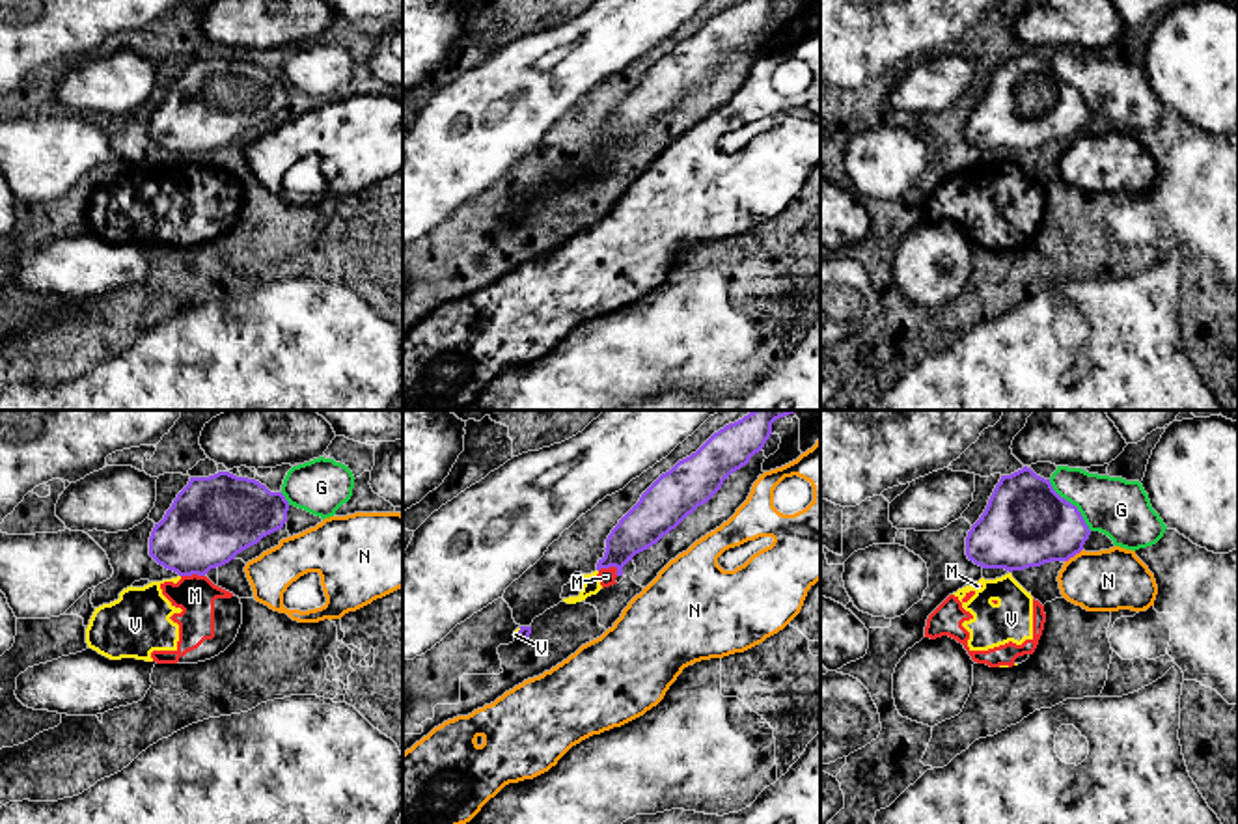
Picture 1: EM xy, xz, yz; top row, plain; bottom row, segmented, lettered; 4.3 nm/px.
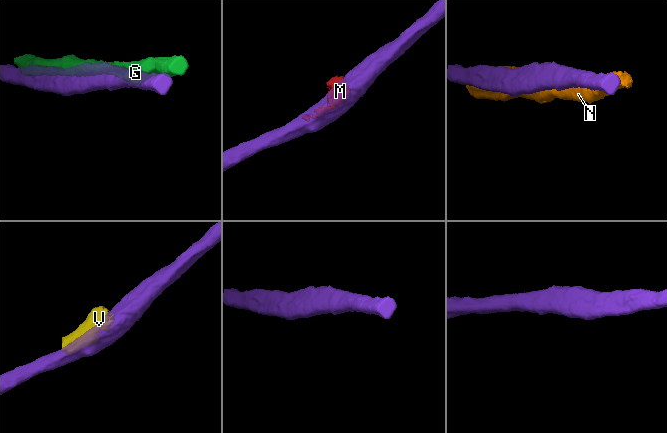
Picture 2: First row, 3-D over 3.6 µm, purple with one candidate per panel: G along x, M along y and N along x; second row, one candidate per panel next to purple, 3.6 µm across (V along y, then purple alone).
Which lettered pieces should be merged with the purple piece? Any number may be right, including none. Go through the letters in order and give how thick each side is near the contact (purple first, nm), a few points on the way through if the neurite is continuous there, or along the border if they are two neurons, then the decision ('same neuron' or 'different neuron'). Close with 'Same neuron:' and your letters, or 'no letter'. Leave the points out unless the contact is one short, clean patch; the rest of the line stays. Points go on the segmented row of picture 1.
G: 380/260 nm | different neuron
M: 180/70 nm | along xz (599, 571), (614, 567), (618, 575) | different neuron
N: 380/260 nm | different neuron
V: 50/20 nm | different neuron
Same neuron: no letter

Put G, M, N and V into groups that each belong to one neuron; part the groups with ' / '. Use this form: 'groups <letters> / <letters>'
groups G / M V / N

